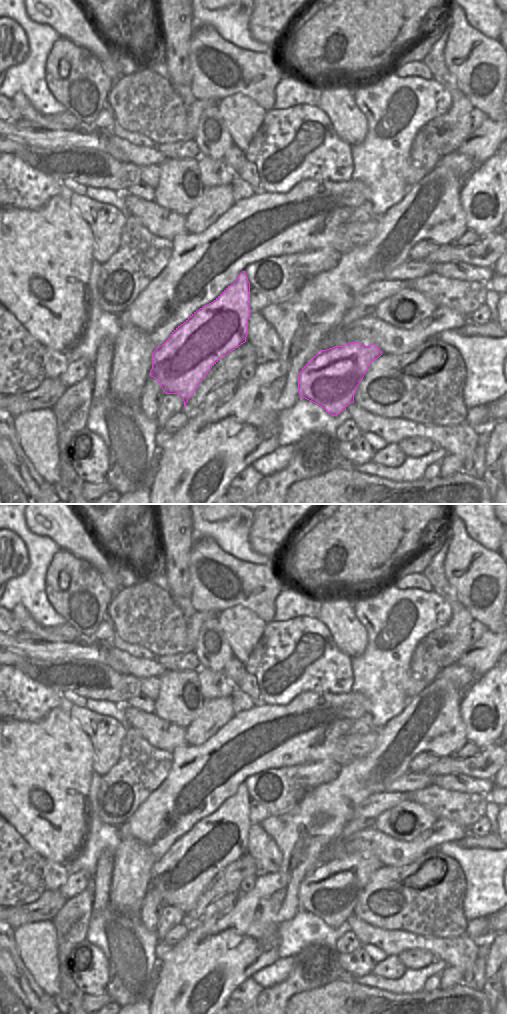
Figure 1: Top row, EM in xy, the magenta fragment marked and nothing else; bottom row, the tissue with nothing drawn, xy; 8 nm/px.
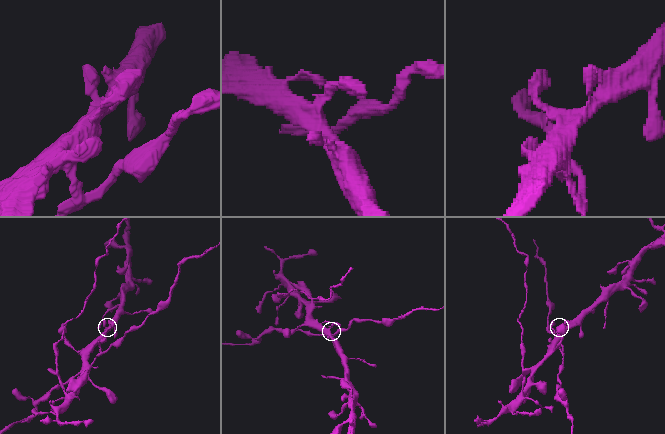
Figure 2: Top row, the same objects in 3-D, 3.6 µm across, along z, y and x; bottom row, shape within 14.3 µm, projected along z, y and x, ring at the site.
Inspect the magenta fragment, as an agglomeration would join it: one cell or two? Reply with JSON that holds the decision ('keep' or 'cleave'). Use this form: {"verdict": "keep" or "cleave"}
{"verdict": "cleave"}

